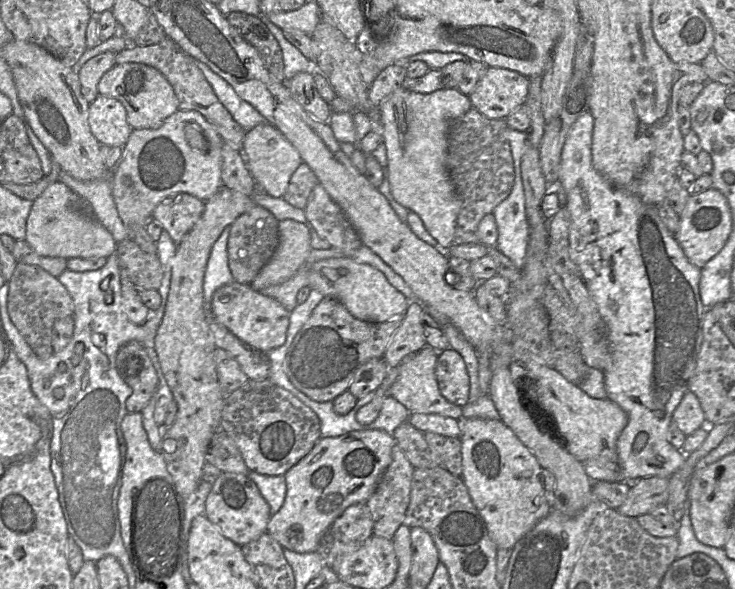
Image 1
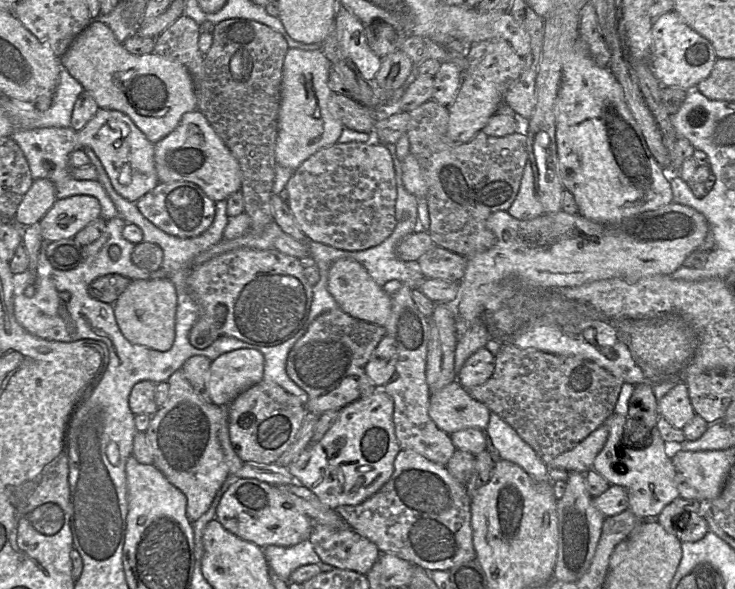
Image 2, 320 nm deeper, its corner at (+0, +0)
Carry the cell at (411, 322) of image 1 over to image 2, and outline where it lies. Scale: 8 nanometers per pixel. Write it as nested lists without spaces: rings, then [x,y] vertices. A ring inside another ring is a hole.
[[[385,336],[373,351],[365,366],[365,373],[376,387],[384,387],[395,372],[398,358],[393,338]]]

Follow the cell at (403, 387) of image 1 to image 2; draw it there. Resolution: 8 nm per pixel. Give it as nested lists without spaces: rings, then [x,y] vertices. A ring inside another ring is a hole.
[[[453,381],[430,395],[429,417],[448,435],[469,428],[485,431],[490,413],[458,381]]]

